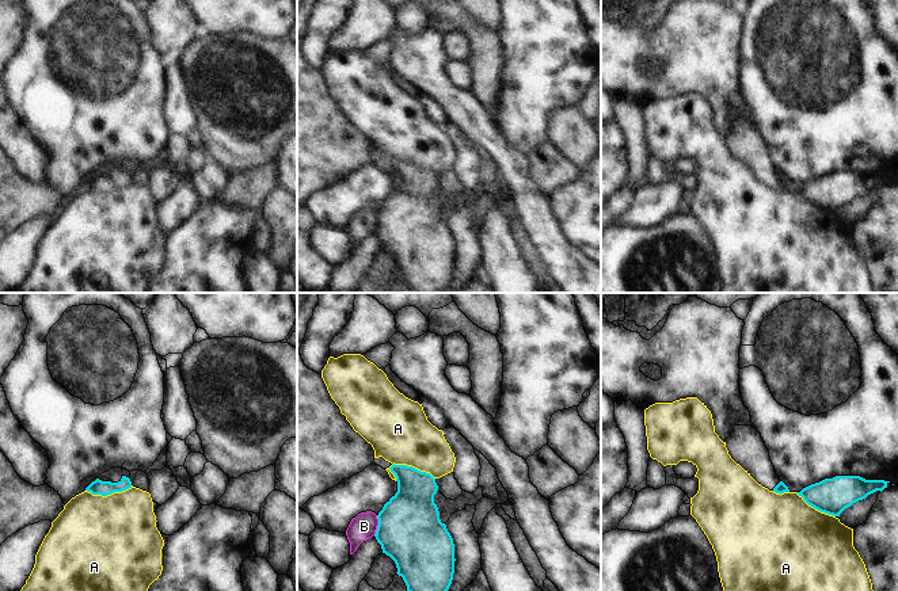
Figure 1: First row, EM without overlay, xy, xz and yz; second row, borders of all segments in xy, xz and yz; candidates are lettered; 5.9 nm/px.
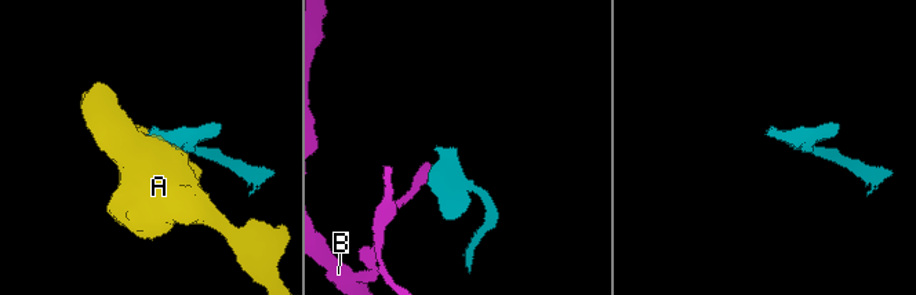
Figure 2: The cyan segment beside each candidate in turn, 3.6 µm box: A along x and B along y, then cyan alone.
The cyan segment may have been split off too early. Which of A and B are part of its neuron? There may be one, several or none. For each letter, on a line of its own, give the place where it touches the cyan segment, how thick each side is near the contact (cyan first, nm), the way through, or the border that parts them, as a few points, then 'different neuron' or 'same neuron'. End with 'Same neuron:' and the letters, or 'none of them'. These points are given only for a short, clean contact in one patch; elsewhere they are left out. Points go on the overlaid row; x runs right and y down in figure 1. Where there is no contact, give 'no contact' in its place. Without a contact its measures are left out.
A: meets cyan in xz at (411, 466); 260 nm thick on the cyan side, 360 nm on the other; border along xz (388, 468), (394, 464), (406, 464), (427, 472), (434, 479); different neuron
B: meets cyan in xz at (379, 525); 380 nm thick on the cyan side, 150 nm on the other; border along xz (377, 515), (377, 529), (373, 534); different neuron
Same neuron: none of them

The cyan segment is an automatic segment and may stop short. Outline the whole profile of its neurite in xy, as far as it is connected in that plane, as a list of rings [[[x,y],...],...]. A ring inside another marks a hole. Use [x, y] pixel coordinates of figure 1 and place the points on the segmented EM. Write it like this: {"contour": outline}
{"contour": [[[113,468],[102,473],[85,488],[92,495],[107,496],[132,488],[130,472],[122,468]]]}

